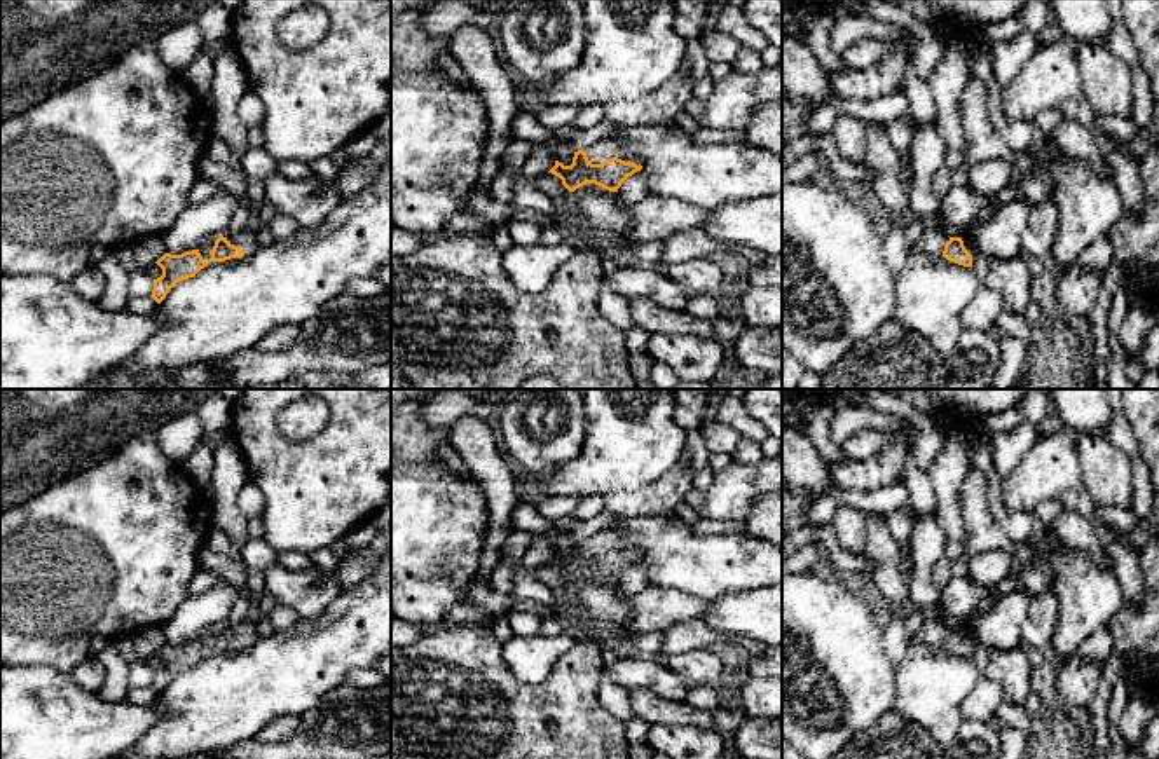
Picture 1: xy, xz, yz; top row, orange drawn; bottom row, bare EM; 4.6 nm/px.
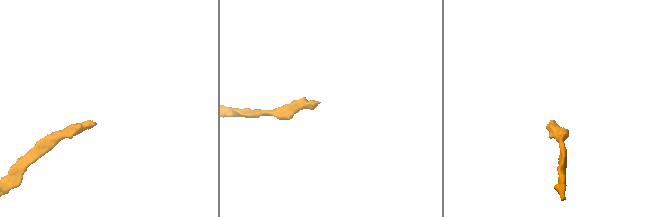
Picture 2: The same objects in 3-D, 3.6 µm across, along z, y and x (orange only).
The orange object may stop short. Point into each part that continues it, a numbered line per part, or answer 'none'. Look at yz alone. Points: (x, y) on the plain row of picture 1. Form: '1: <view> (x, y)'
1: yz (932, 630)

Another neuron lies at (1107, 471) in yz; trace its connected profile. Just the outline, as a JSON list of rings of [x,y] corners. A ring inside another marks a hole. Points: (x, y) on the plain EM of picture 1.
[[[1082,434],[1075,447],[1082,482],[1098,506],[1131,508],[1133,462],[1105,436]]]

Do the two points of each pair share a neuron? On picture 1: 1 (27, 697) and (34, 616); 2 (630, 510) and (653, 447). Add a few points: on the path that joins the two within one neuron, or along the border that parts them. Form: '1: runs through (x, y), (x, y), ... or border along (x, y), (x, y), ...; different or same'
1: border along (18, 665), (49, 665), (70, 674); different
2: border along (672, 466), (637, 489), (615, 491), (603, 496); different

